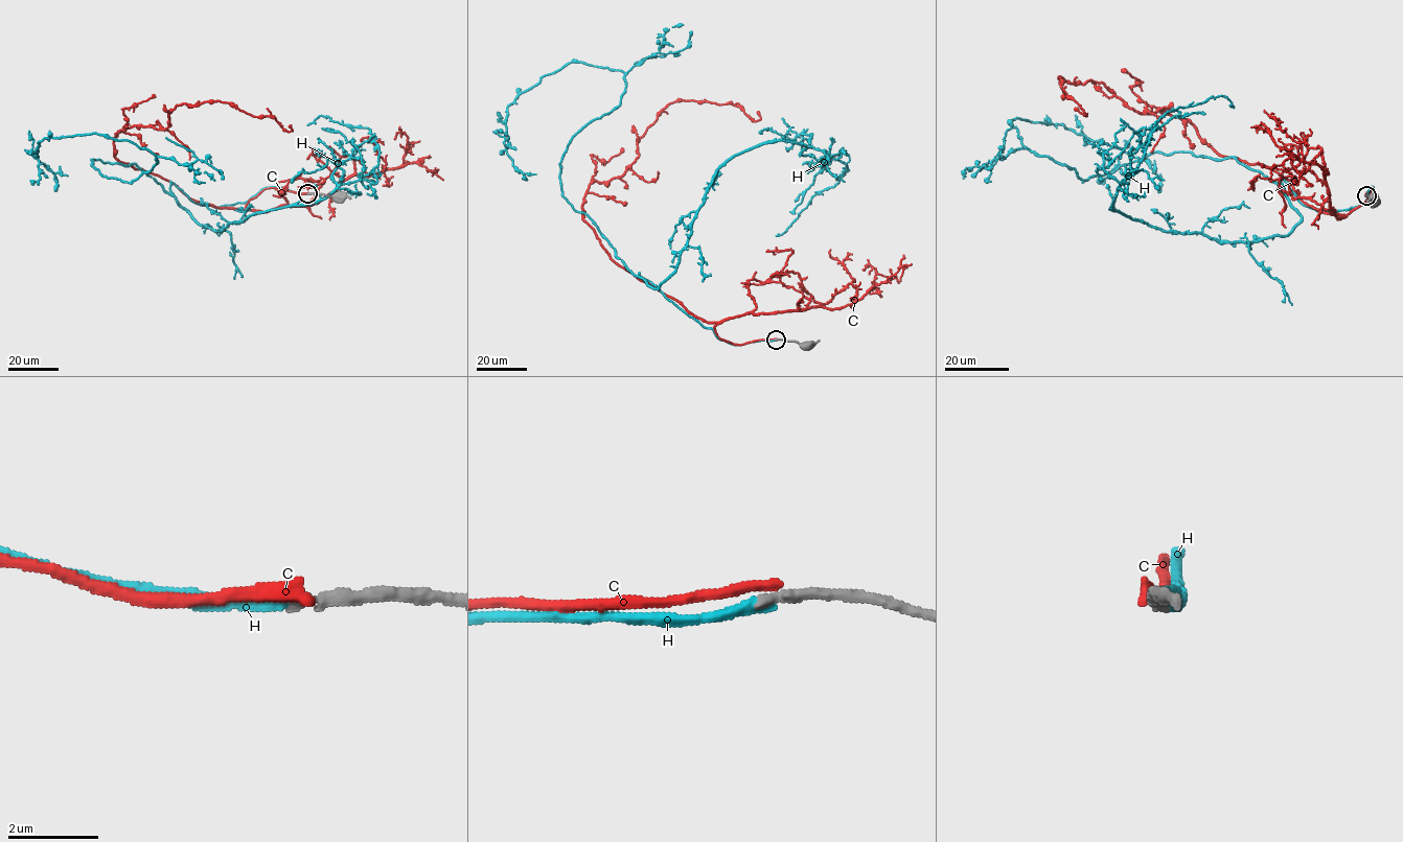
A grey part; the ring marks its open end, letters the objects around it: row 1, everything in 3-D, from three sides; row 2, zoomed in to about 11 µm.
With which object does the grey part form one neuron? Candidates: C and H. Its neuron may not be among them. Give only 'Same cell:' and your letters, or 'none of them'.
Same cell: H

